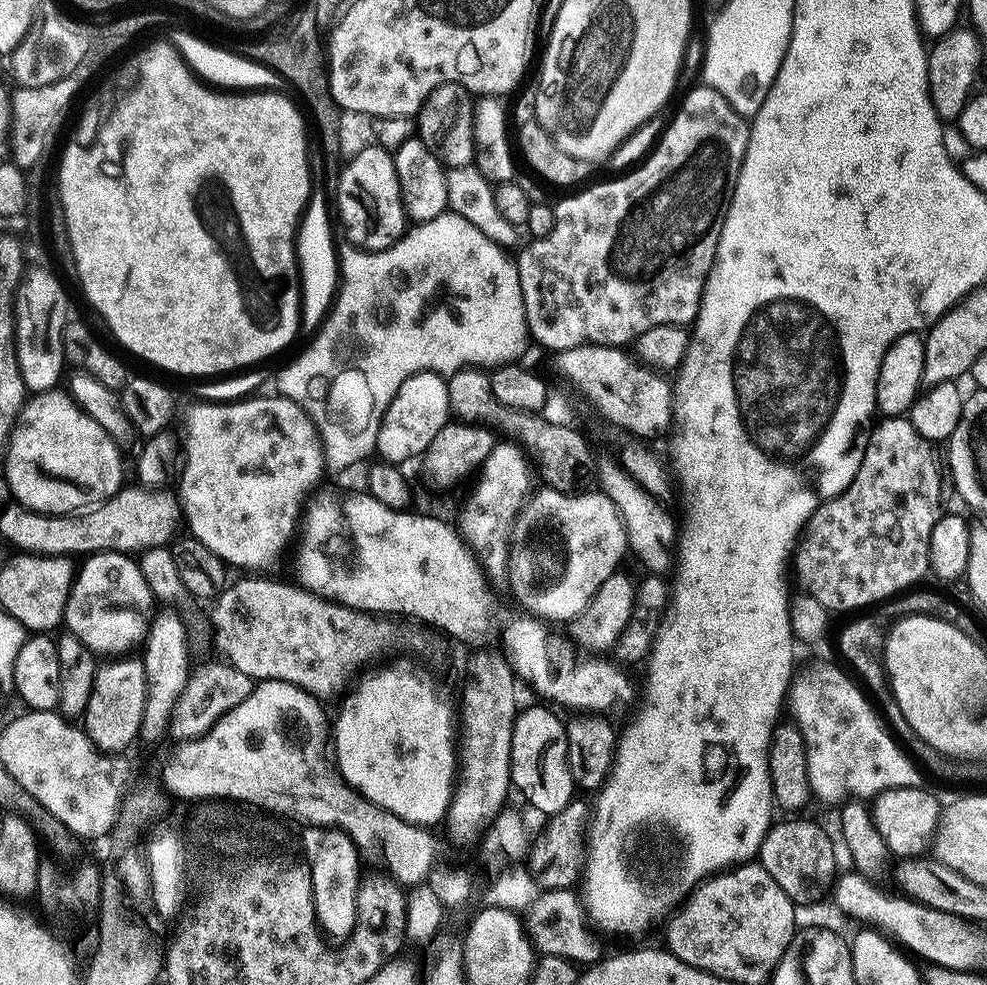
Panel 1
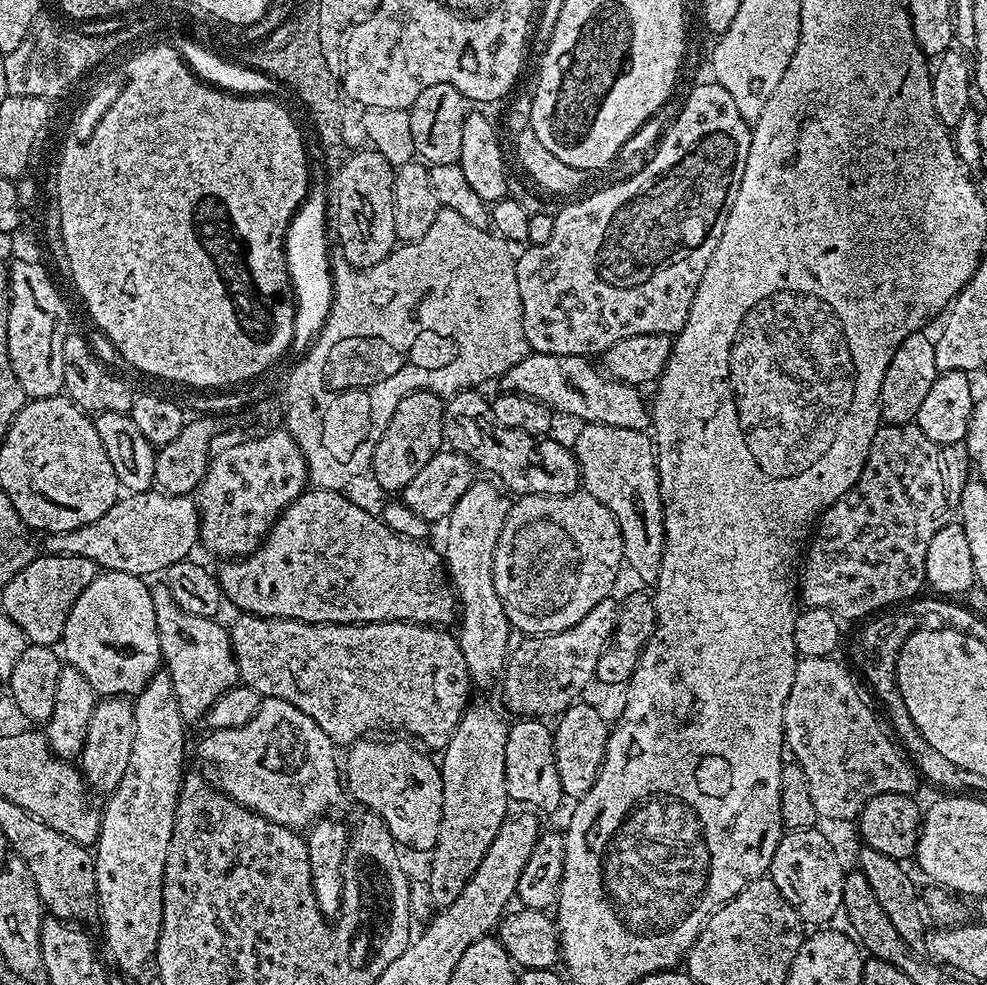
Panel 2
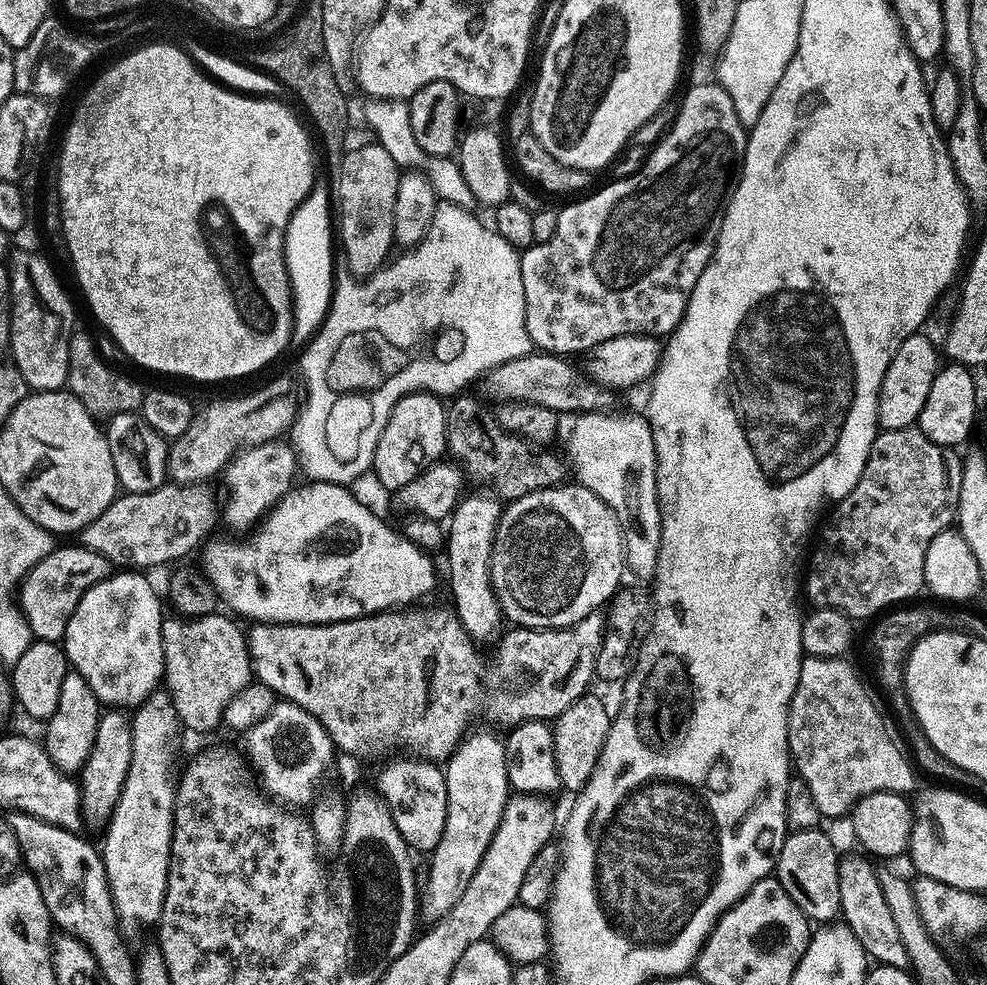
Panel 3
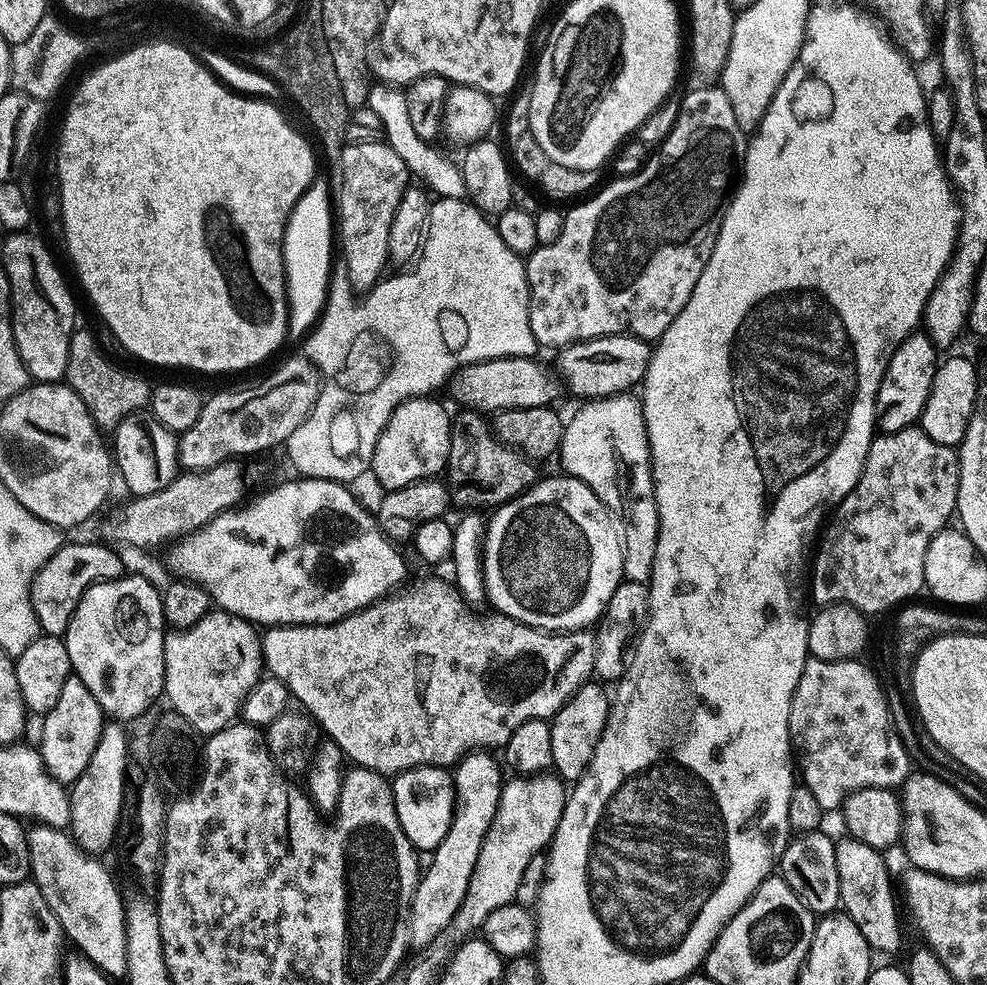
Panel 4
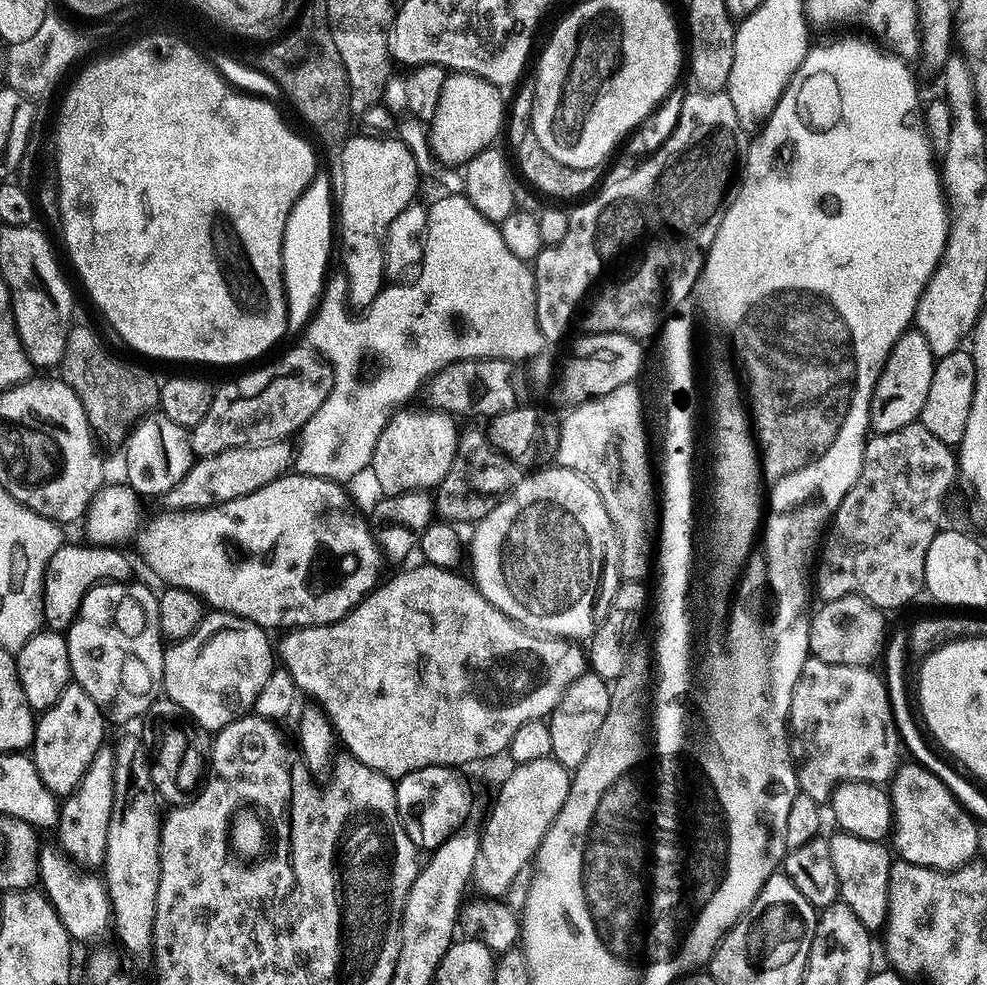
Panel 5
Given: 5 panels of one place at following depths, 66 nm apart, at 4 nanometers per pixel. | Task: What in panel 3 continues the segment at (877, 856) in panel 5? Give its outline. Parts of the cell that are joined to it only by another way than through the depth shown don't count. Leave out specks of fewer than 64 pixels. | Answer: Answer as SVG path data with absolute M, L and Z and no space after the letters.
M845 855L839 864L839 900L841 917L854 930L858 942L862 943L865 955L876 959L881 965L890 965L895 968L907 969L909 962L905 946L903 946L892 913L886 904L883 888L879 878L879 871L875 869L871 859L863 855Z

